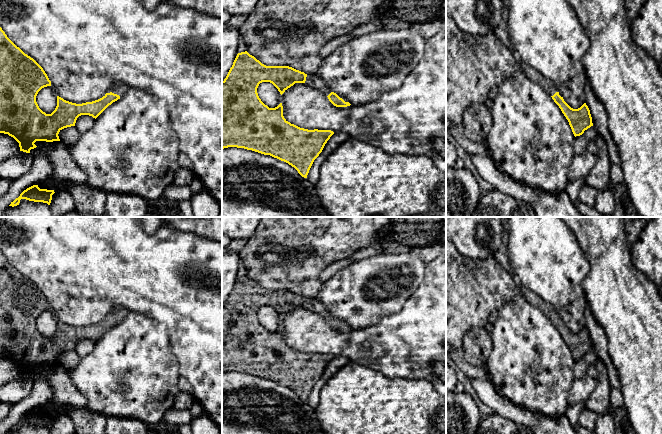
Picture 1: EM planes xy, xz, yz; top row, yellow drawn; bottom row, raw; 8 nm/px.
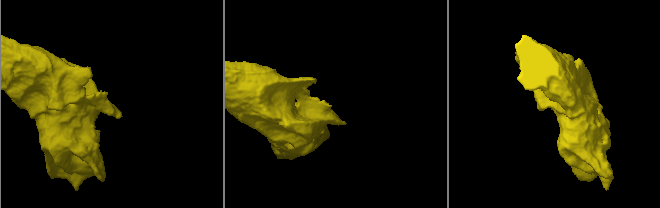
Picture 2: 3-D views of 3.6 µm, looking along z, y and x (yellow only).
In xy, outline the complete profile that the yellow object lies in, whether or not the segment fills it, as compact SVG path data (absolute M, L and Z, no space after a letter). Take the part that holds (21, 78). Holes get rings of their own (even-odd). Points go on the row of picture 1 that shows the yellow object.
M0 27L0 133L13 137L20 147L20 151L30 153L36 148L36 141L60 141L59 132L67 127L75 126L81 115L97 118L109 105L120 99L129 89L122 83L116 82L100 99L76 104L57 96L57 106L51 114L43 112L37 102L38 92L51 86L43 68L30 56L17 47Z

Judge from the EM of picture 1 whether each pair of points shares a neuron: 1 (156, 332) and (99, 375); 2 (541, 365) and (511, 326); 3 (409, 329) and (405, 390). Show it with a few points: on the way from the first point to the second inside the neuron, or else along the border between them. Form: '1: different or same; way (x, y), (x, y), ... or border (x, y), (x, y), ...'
1: same; way (142, 346), (113, 375)
2: same; way (531, 355), (525, 340), (521, 336)
3: different; border (383, 373), (391, 378), (427, 379), (429, 381)

